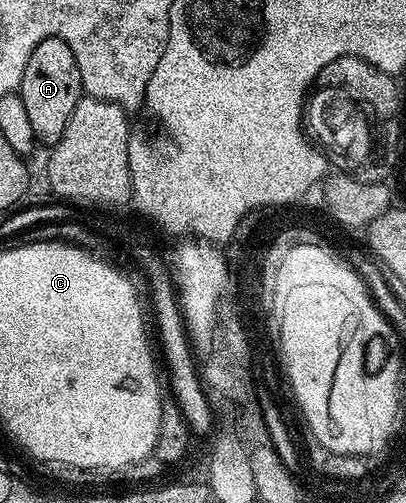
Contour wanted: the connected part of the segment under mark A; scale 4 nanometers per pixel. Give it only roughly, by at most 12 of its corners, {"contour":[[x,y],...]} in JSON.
{"contour":[[42,39],[18,92],[37,142],[62,140],[84,93],[74,51]]}

